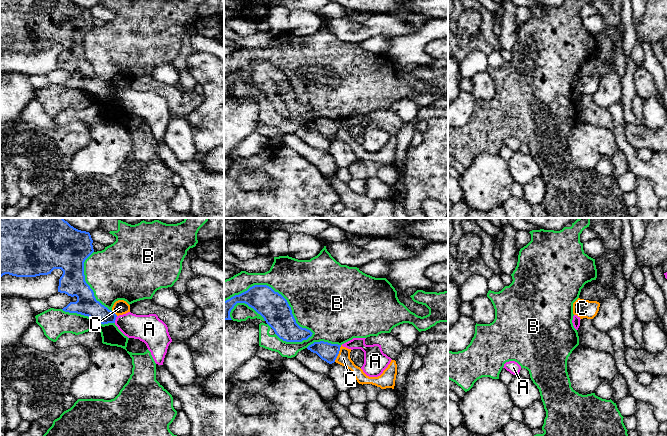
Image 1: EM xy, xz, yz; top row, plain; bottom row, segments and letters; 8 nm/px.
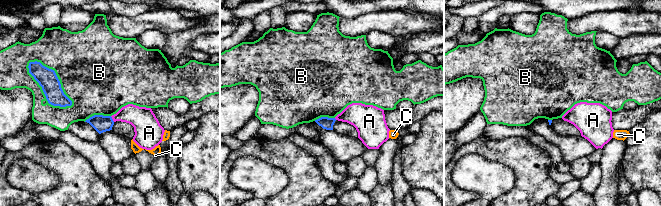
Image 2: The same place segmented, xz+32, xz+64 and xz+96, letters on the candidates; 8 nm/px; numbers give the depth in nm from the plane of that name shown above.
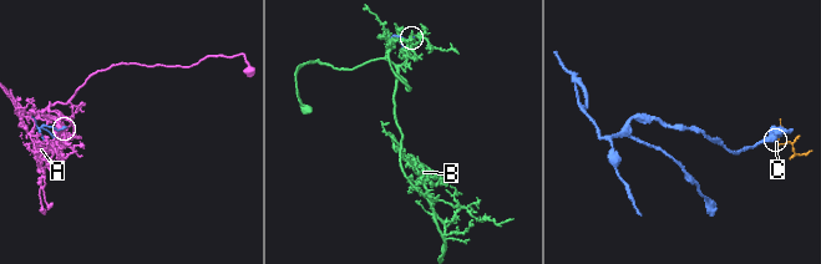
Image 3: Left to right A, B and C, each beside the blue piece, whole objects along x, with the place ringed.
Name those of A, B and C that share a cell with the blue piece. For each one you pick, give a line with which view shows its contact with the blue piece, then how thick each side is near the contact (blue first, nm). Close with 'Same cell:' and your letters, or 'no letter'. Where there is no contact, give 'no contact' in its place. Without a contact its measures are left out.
Same cell: no letter

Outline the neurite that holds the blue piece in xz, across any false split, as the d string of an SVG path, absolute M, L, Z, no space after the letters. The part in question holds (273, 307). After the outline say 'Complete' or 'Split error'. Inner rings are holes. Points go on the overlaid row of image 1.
M254 285L224 301L224 320L232 320L230 312L237 303L253 308L283 341L302 342L313 334L296 323L287 300L267 285Z. Complete

